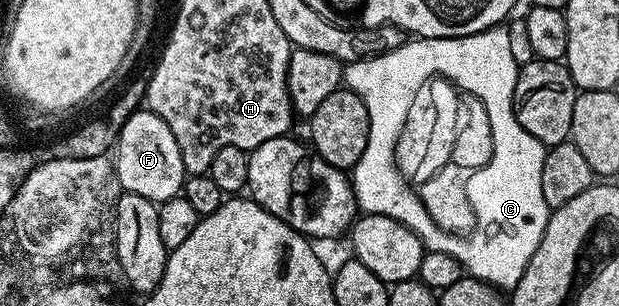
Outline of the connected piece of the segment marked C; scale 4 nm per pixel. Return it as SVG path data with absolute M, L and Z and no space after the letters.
M502 26L490 27L488 31L473 33L465 37L449 37L448 39L415 37L410 41L404 41L400 47L381 57L369 57L356 63L348 63L343 68L345 87L352 90L353 93L359 94L369 111L368 145L365 146L361 159L349 171L351 191L355 195L358 210L369 215L384 215L393 221L405 224L423 242L427 251L445 253L449 257L453 257L463 266L464 272L470 278L480 279L500 289L514 289L517 281L521 281L533 253L537 253L537 245L541 245L541 237L547 228L549 208L545 196L541 194L541 169L547 152L543 143L537 141L537 137L529 137L529 133L525 133L525 129L521 129L515 113L509 113L509 115L495 119L495 129L489 131L489 135L499 135L499 137L491 141L491 153L489 153L487 161L483 161L475 167L459 165L455 159L455 145L457 145L459 133L463 131L463 123L467 119L467 113L465 113L465 107L461 101L465 97L473 97L475 101L513 101L519 69L520 64L513 61L513 53L509 50L509 33Z

